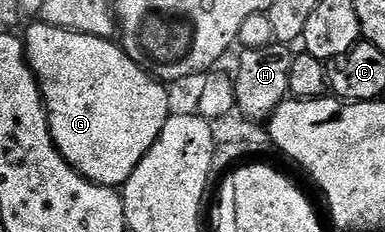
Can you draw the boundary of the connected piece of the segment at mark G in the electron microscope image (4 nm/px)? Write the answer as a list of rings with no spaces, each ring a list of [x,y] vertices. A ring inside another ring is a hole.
[[[36,22],[28,30],[27,36],[25,35],[27,62],[31,66],[31,71],[35,74],[35,79],[39,82],[39,89],[43,95],[43,105],[47,107],[49,130],[51,131],[53,142],[57,146],[57,150],[63,155],[65,162],[69,162],[69,166],[79,171],[89,182],[100,184],[106,188],[118,189],[129,178],[129,174],[133,174],[137,162],[141,162],[141,158],[145,158],[145,154],[151,149],[153,142],[161,134],[168,116],[172,115],[173,108],[171,108],[171,96],[167,93],[168,85],[156,80],[138,60],[132,58],[128,53],[127,57],[117,45],[111,43],[115,42],[101,36],[70,32],[64,28],[58,28],[52,24],[42,22]]]

